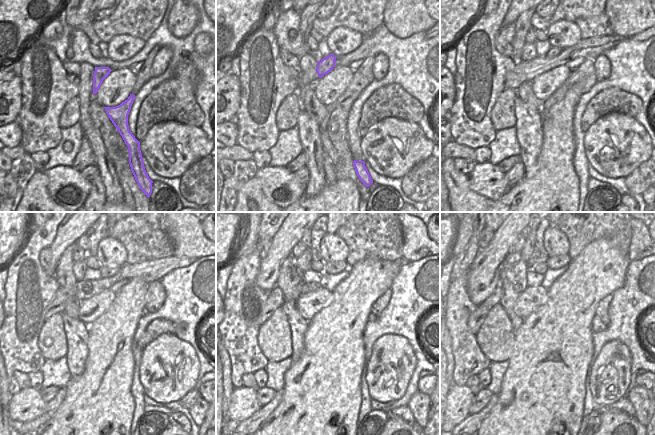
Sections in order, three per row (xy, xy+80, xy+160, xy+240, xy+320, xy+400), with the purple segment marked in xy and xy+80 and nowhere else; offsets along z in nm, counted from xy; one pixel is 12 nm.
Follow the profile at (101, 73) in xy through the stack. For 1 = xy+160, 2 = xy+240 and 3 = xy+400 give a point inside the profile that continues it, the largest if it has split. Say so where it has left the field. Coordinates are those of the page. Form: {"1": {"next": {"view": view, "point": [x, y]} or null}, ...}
{"1": {"next": {"view": "xy+160", "point": [554, 51]}}, "2": {"next": {"view": "xy+240", "point": [106, 272]}}, "3": {"next": {"view": "xy+400", "point": [555, 262]}}}

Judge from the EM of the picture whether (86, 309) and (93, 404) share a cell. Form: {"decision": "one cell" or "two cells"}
{"decision": "two cells"}

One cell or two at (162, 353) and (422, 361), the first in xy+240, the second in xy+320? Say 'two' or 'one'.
two

